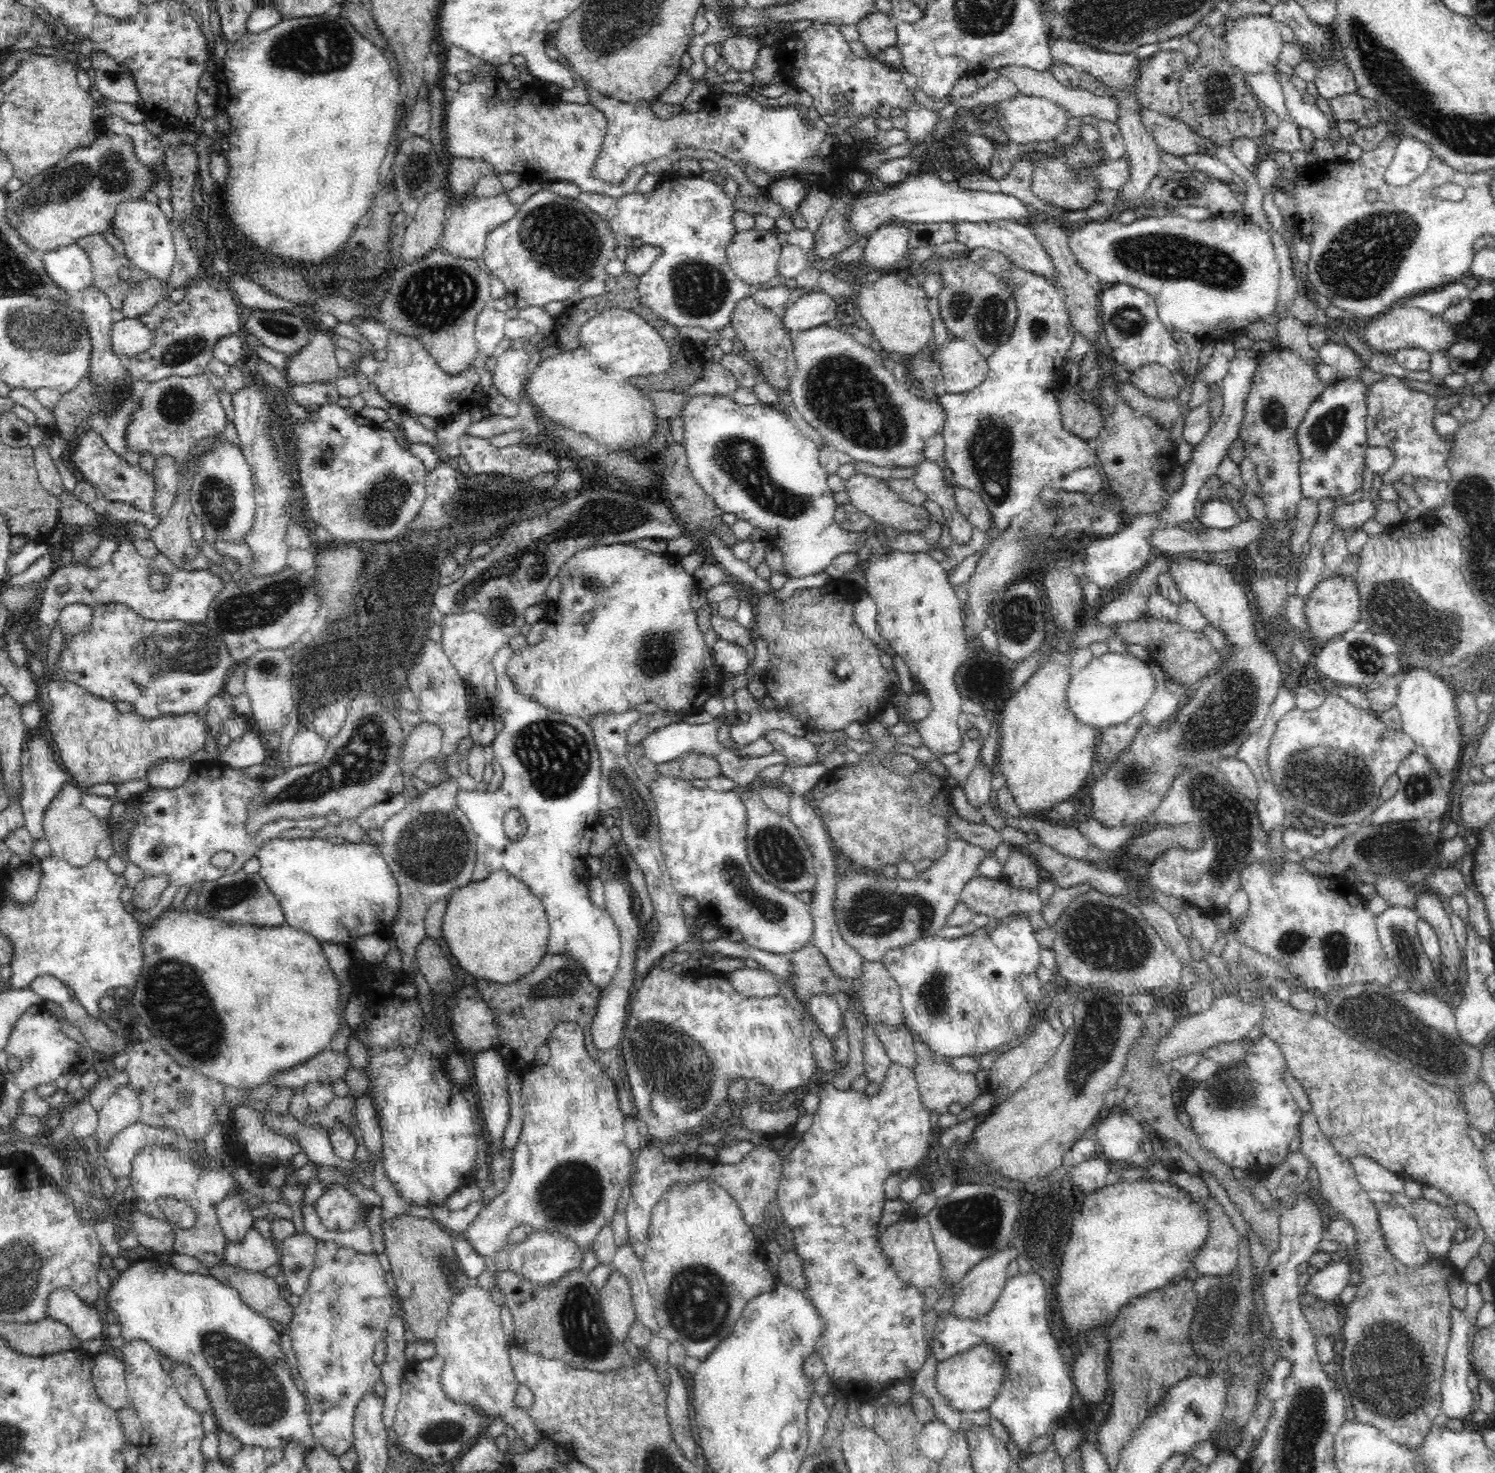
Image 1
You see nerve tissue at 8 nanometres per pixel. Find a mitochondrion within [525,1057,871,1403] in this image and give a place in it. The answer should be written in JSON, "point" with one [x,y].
{"point":[696,1304]}

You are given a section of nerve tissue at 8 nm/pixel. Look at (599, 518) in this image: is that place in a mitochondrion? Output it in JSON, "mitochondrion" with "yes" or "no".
{"mitochondrion":"yes"}

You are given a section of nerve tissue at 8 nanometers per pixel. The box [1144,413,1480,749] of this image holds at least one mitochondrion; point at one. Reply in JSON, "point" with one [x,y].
{"point":[1394,604]}

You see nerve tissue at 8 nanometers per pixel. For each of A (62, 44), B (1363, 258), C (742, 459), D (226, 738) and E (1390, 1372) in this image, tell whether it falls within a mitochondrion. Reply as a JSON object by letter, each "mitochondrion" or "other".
{"A":"other","B":"mitochondrion","C":"mitochondrion","D":"other","E":"mitochondrion"}

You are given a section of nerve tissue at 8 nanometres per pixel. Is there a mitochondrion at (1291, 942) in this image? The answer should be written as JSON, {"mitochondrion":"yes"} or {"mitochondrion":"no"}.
{"mitochondrion":"yes"}

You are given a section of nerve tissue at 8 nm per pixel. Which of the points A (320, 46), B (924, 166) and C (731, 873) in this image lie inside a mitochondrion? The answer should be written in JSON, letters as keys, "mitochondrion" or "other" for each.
{"A":"mitochondrion","B":"other","C":"mitochondrion"}

